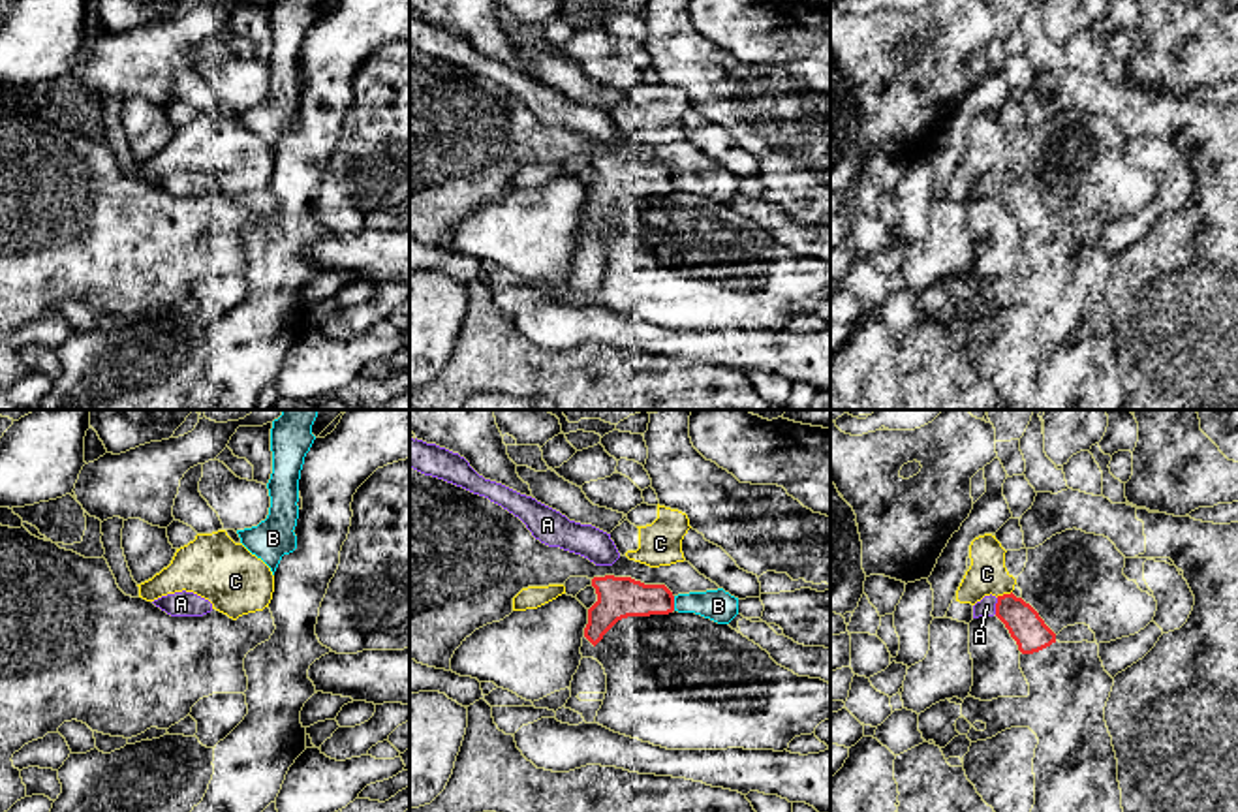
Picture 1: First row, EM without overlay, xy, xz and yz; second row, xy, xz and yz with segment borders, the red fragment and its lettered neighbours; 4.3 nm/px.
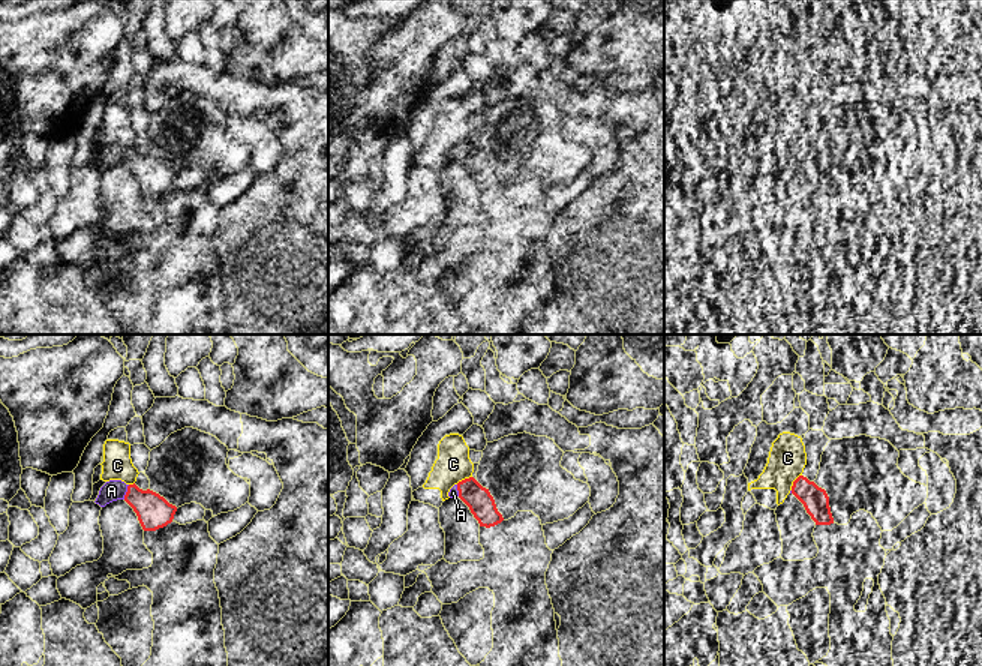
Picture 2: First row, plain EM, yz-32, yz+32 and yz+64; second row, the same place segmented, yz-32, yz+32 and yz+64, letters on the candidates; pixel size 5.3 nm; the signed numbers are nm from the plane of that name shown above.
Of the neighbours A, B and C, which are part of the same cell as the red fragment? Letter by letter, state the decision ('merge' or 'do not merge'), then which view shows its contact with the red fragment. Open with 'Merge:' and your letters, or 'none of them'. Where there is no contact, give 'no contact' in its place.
Merge: A
A: merge | yz
B: do not merge | xz
C: do not merge | yz

